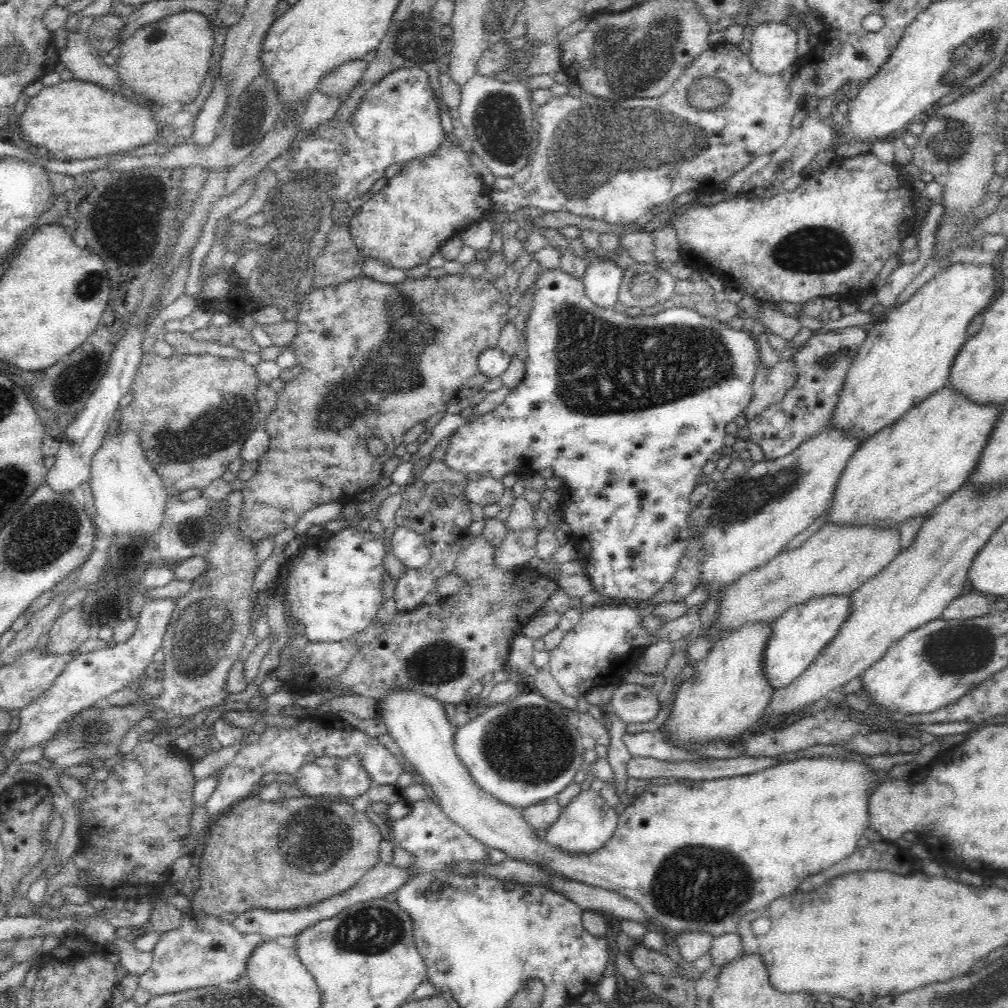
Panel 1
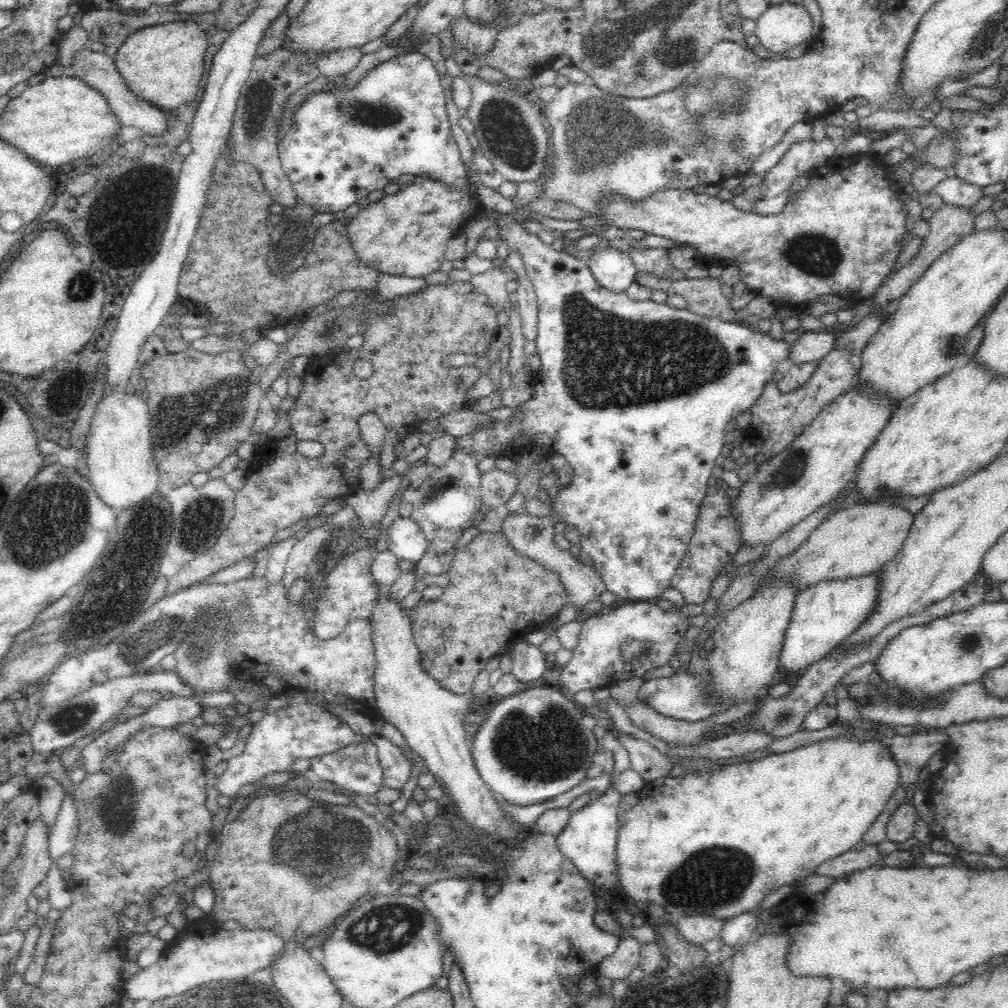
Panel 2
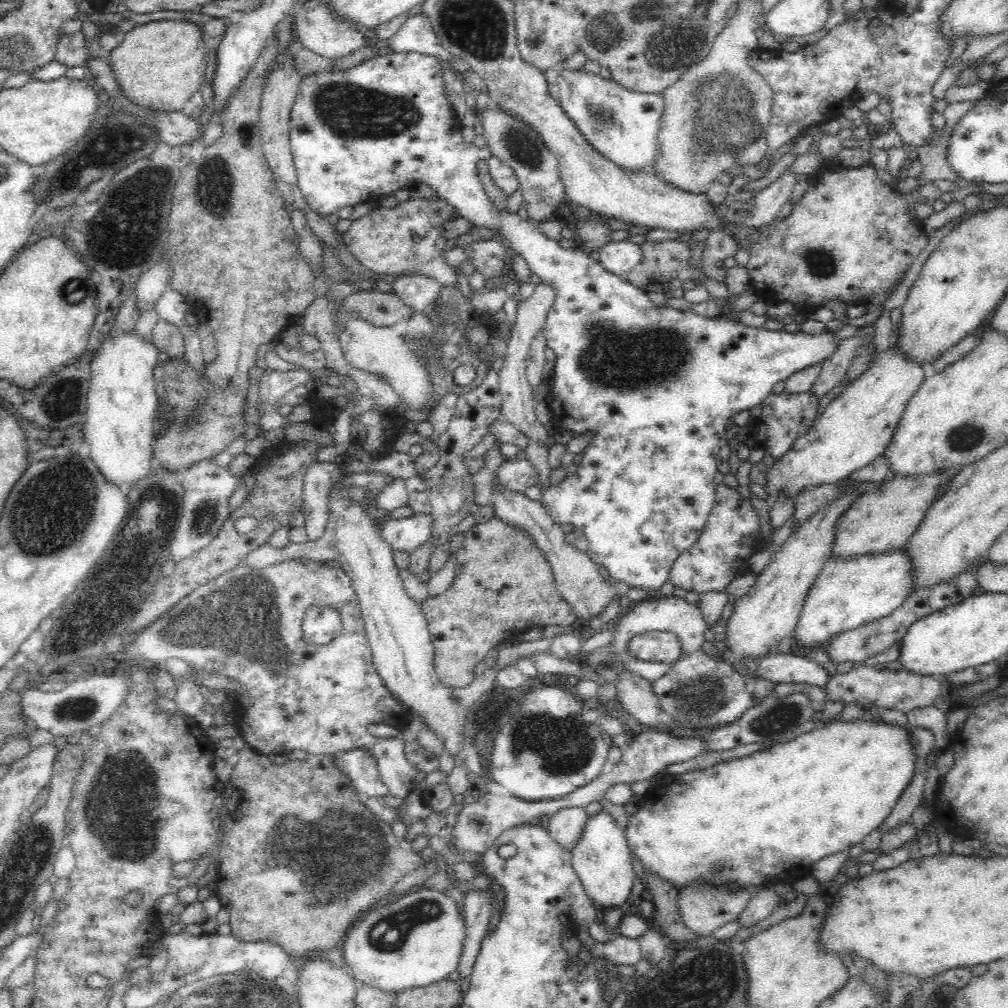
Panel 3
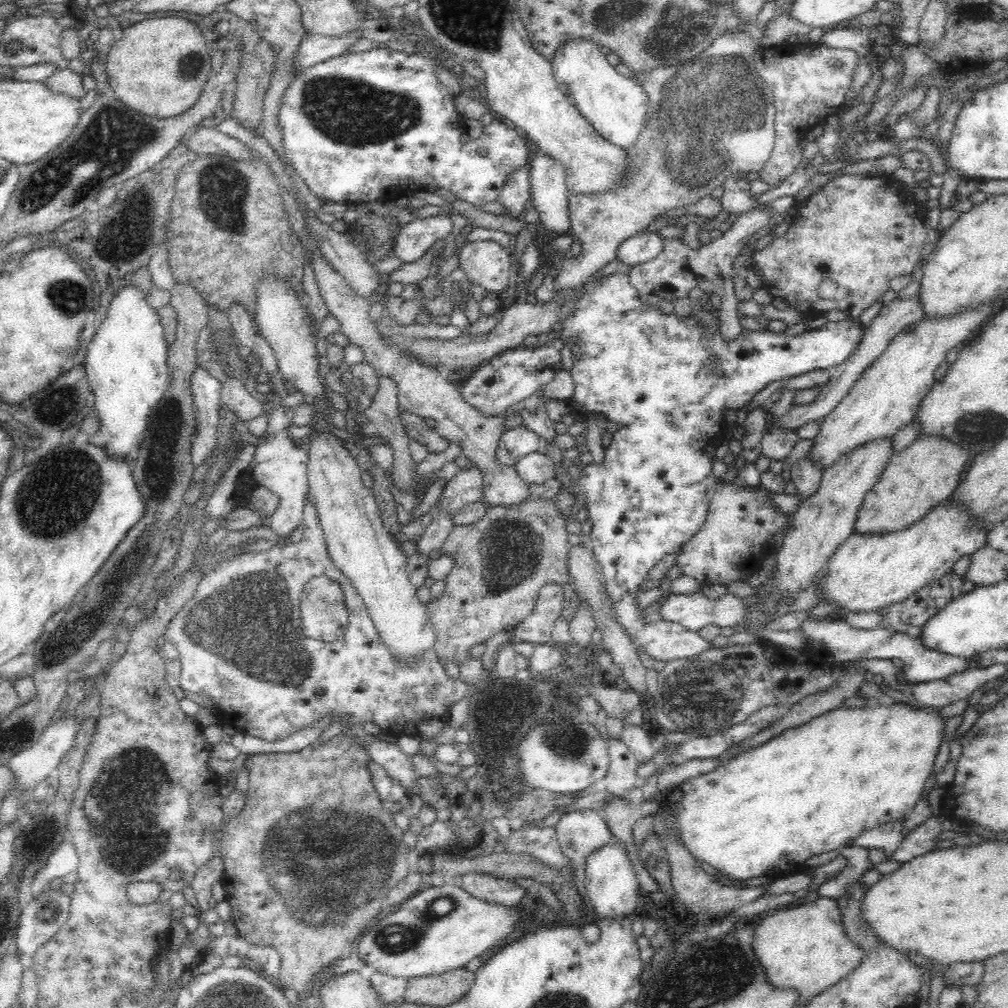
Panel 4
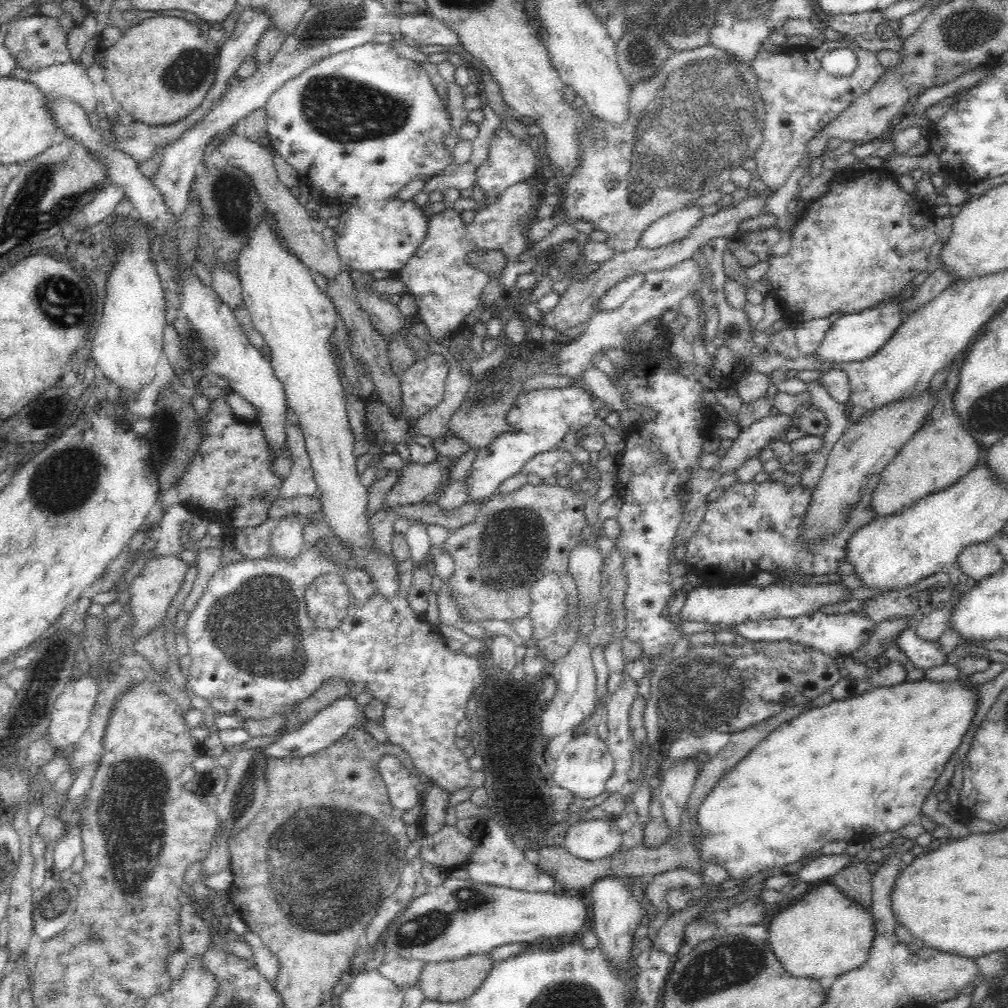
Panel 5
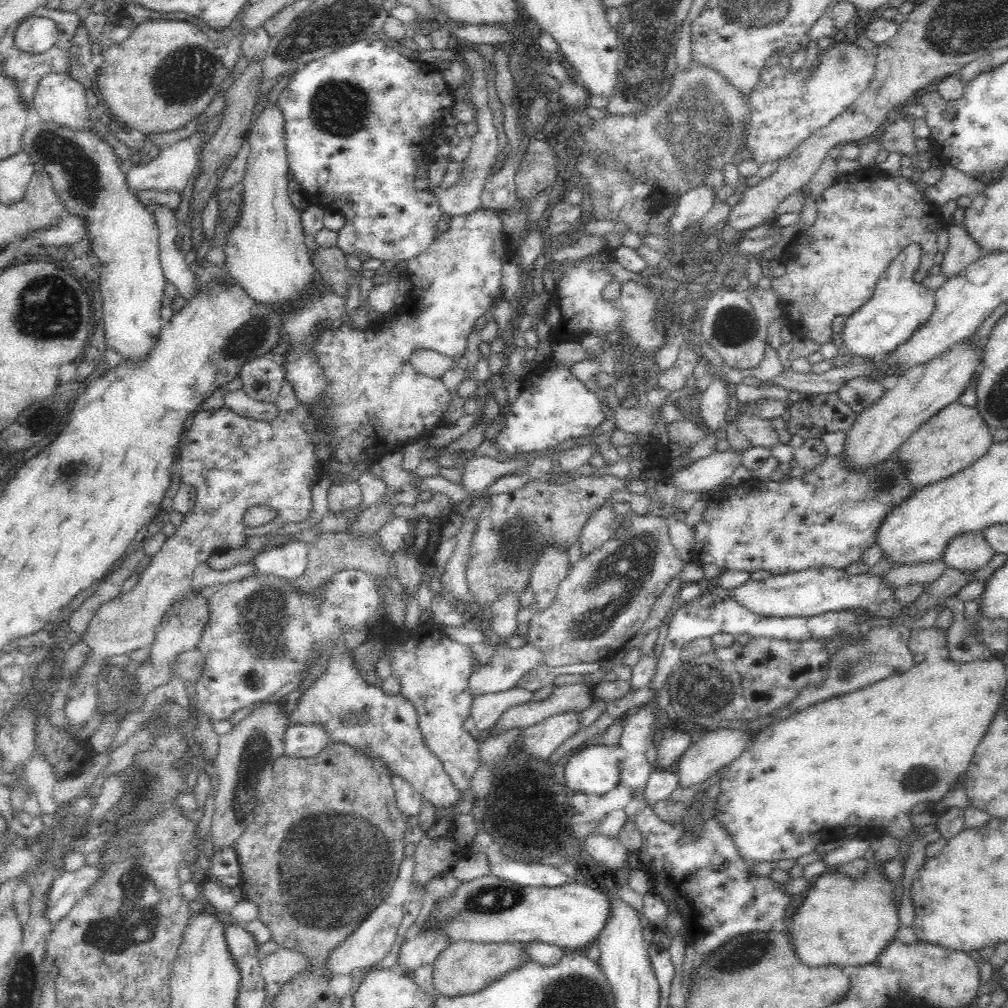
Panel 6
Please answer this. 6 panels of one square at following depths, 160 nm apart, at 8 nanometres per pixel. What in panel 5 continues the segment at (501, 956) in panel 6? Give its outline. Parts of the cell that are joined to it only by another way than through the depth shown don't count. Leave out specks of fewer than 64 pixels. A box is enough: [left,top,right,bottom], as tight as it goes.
[415,953,492,1002]

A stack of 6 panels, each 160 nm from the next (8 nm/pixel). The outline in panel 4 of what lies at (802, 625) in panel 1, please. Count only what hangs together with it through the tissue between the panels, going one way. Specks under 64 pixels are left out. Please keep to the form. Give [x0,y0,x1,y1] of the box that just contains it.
[814,501,987,614]

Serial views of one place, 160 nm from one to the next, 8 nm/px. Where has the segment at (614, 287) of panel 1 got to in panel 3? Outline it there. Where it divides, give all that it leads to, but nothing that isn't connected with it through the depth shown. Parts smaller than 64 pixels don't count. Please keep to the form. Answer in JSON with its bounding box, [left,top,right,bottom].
[592,239,642,278]

